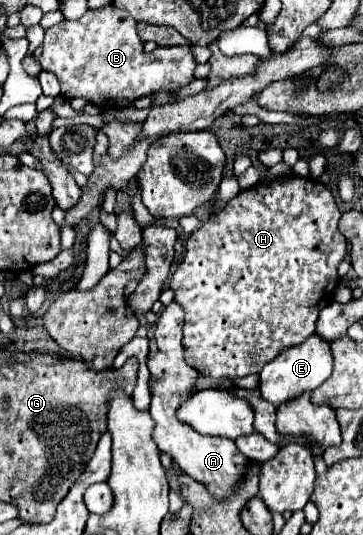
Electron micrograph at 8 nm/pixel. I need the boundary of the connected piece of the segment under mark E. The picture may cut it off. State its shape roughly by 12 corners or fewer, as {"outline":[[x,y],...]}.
{"outline":[[309,335],[263,367],[275,407],[333,373],[331,345]]}

